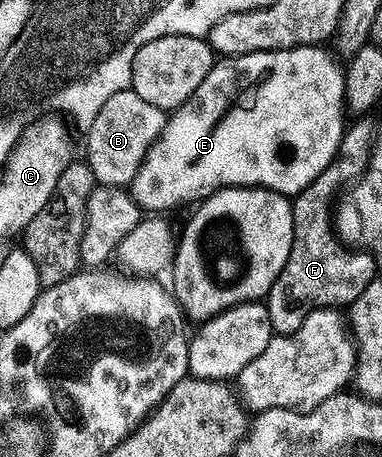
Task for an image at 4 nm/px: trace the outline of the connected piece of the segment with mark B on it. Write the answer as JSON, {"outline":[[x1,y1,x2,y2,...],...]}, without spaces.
{"outline":[[132,90,112,93,112,97,104,101,100,113,96,113,96,121,92,121,92,125,84,131,84,162,92,169,95,184,129,188,149,150,160,137,167,118,167,112,156,109,156,105,151,105,149,101,144,101,140,93]]}

